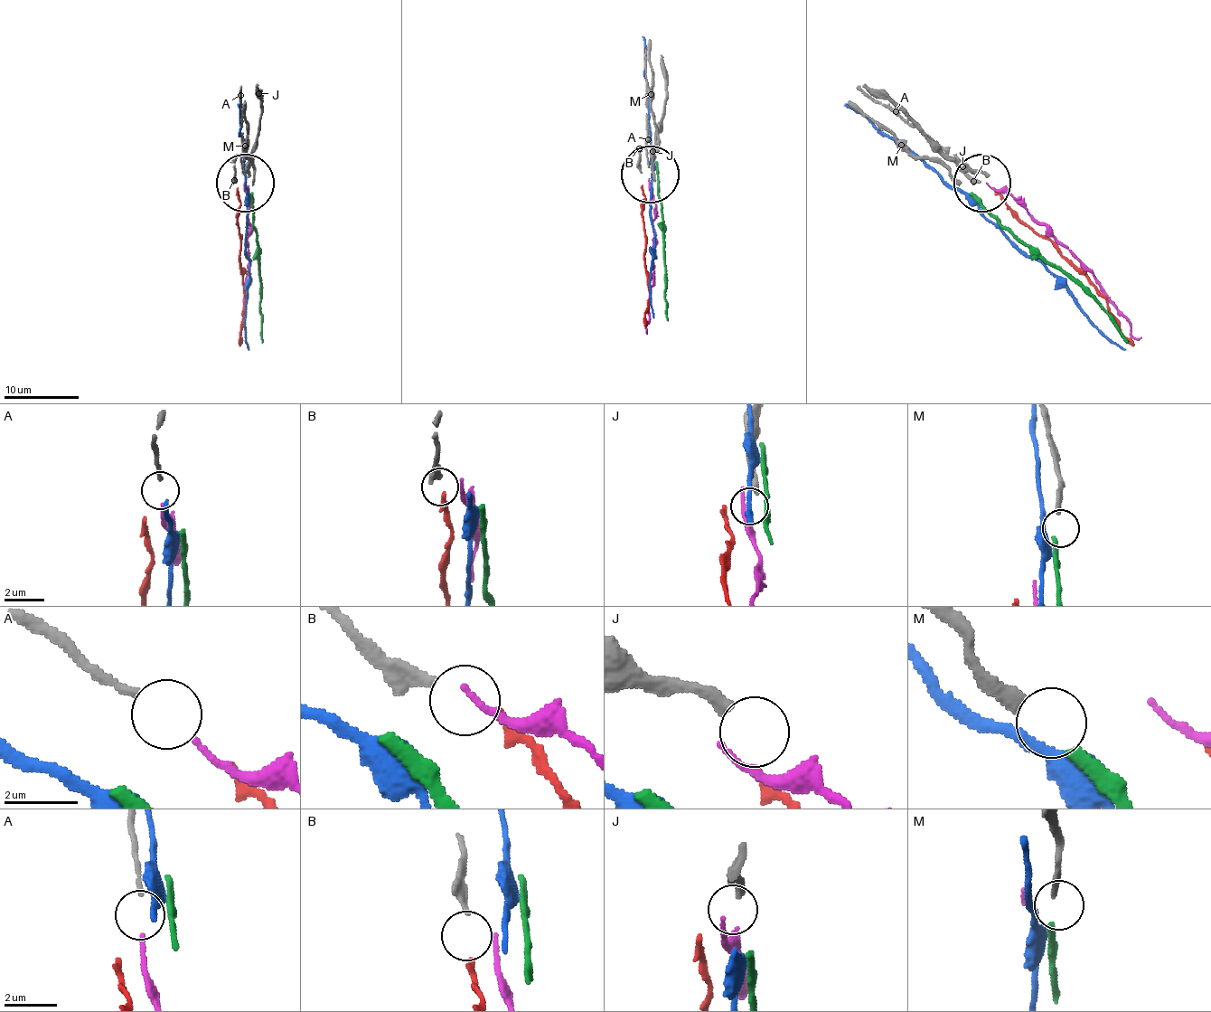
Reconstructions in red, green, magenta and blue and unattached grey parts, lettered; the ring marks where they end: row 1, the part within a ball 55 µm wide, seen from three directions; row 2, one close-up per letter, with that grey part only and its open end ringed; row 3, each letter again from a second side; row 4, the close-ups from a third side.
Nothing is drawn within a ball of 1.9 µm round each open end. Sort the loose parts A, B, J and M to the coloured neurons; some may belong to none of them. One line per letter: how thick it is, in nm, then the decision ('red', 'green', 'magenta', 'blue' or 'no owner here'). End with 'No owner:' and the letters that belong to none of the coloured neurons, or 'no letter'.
A: 170 nm | magenta
B: 280 nm | red
J: 320 nm | no owner here
M: 320 nm | green
No owner: J

